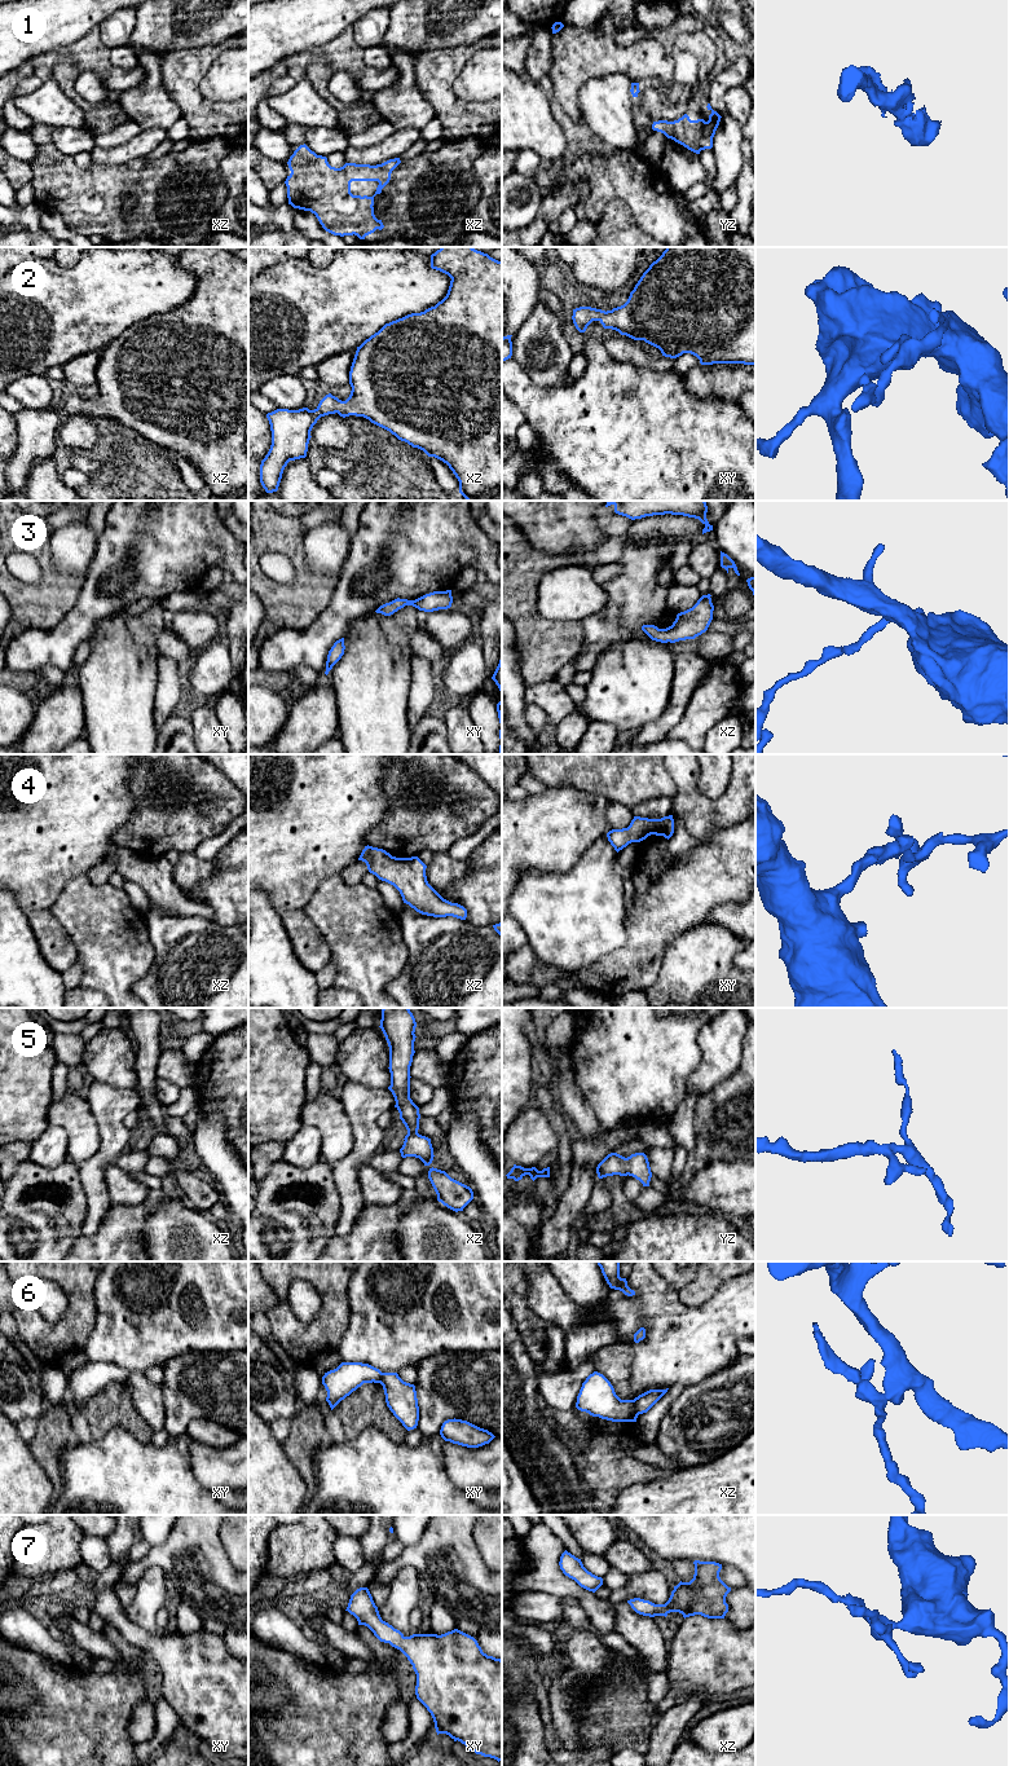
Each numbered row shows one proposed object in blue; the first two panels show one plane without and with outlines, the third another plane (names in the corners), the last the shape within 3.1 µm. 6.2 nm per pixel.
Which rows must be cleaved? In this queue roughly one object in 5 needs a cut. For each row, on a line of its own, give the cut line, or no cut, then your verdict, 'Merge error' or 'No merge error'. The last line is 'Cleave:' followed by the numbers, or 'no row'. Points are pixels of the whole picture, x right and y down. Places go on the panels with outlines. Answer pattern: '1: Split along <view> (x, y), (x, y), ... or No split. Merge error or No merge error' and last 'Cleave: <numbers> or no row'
1: No split. No merge error
2: No split. No merge error
3: No split. No merge error
4: No split. No merge error
5: No split. No merge error
6: Split along xz (633, 1400), (638, 1414). Merge error
7: No split. No merge error
Cleave: 6

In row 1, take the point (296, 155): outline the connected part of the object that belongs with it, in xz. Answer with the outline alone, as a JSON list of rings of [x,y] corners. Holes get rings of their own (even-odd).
[[[300,145],[287,162],[291,171],[285,181],[288,204],[314,213],[322,228],[334,235],[354,234],[365,239],[384,228],[374,215],[374,197],[382,193],[400,163],[400,158],[395,158],[376,166],[345,163],[335,168],[326,157]],[[352,181],[378,181],[379,185],[373,197],[361,197],[351,193]]]

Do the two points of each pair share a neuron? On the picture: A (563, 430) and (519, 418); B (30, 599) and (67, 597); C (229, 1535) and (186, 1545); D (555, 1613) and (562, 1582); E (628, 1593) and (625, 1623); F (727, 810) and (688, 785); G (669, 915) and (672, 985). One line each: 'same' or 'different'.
A: different
B: same
C: different
D: different
E: different
F: same
G: different

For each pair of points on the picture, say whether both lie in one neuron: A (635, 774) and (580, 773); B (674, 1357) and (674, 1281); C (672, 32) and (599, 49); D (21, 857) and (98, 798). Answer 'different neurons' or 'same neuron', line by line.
A: same neuron
B: different neurons
C: different neurons
D: same neuron

